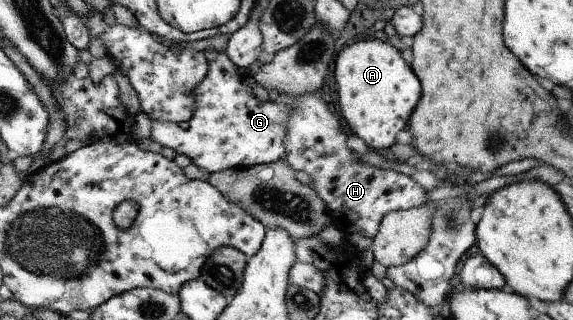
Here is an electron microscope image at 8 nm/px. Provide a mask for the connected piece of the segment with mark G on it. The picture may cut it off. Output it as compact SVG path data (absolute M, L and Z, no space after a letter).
M204 51L208 61L208 73L204 81L194 89L196 111L189 121L189 128L184 130L168 121L152 121L152 139L164 148L170 148L178 155L189 157L196 167L209 174L226 169L240 169L250 166L276 163L286 157L286 123L290 121L290 111L272 99L260 101L250 87L244 85L238 67L232 63L225 51Z

